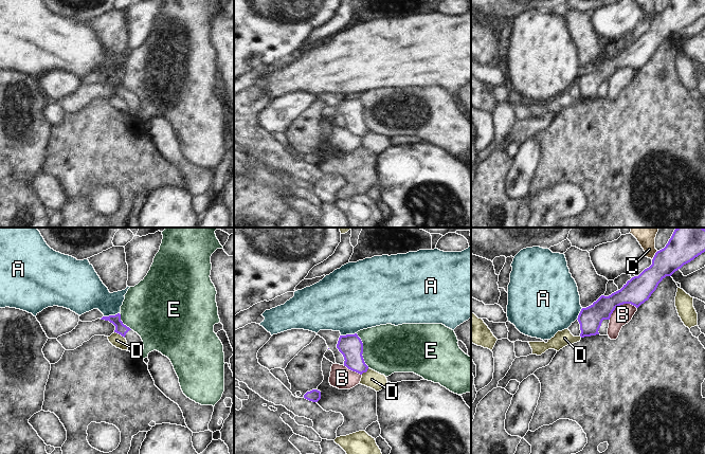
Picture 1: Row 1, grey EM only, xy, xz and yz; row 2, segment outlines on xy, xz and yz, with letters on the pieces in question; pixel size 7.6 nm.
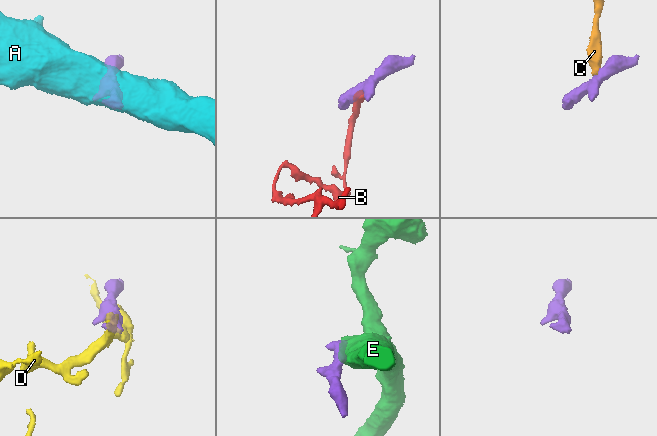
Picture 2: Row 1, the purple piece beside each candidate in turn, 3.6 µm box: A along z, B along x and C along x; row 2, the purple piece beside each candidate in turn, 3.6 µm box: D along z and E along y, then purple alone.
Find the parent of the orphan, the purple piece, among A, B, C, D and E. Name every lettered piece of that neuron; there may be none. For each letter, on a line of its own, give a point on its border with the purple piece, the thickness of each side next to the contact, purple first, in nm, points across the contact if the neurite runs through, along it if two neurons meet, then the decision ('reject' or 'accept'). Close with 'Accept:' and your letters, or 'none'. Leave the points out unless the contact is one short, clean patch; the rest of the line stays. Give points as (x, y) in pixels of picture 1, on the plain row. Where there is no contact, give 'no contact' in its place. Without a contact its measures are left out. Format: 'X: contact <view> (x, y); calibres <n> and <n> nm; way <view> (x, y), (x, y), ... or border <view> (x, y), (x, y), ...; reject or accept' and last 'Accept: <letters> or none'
A: contact xy (111, 78); calibres 90 and 260 nm; border xy (119, 75), (104, 79); reject
B: contact yz (620, 67); calibres 200 and 150 nm; border yz (636, 70), (630, 67), (620, 67), (609, 82); reject
C: contact yz (654, 18); calibres 220 and 110 nm; border yz (657, 14), (652, 22); reject
D: contact xy (120, 96); calibres 90 and 100 nm; reject
E: contact xz (362, 113); calibres 180 and 360 nm; reject
Accept: none

